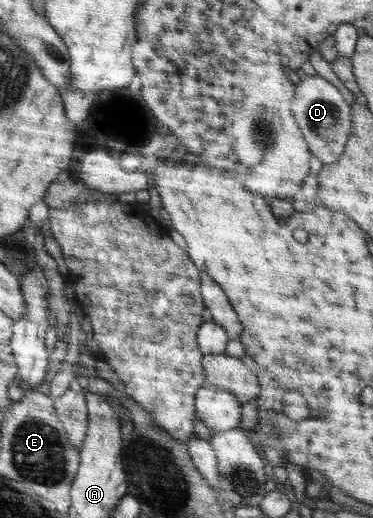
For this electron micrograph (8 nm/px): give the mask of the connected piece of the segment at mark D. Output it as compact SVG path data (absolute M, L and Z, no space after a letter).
M308 75L295 85L291 111L309 146L309 151L324 165L334 165L344 152L352 130L351 106L344 101L340 90L320 75Z

